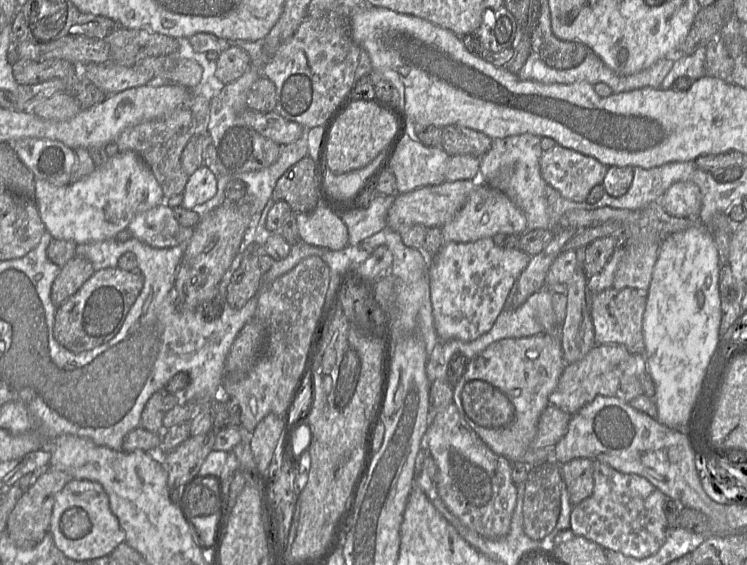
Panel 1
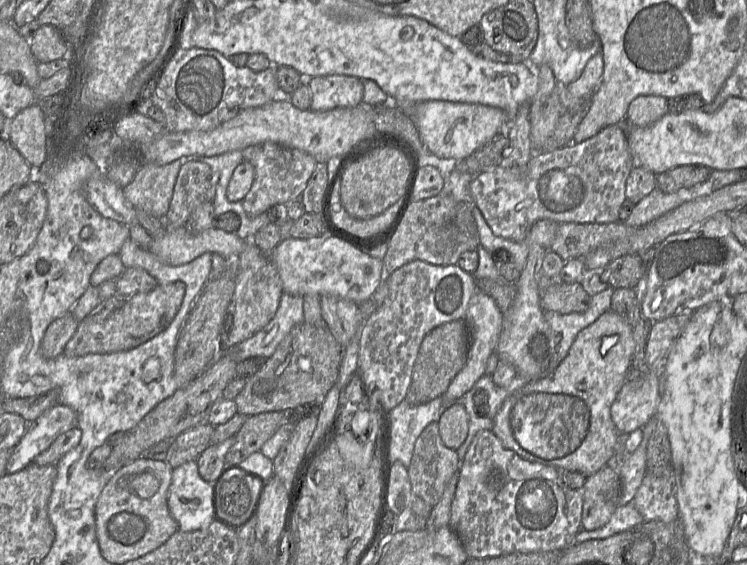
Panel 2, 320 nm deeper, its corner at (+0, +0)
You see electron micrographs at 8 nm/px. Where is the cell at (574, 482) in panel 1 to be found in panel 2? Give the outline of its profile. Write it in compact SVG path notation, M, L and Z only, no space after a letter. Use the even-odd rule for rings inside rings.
M606 465L598 472L586 476L582 493L582 529L599 529L608 523L619 506L620 478Z

